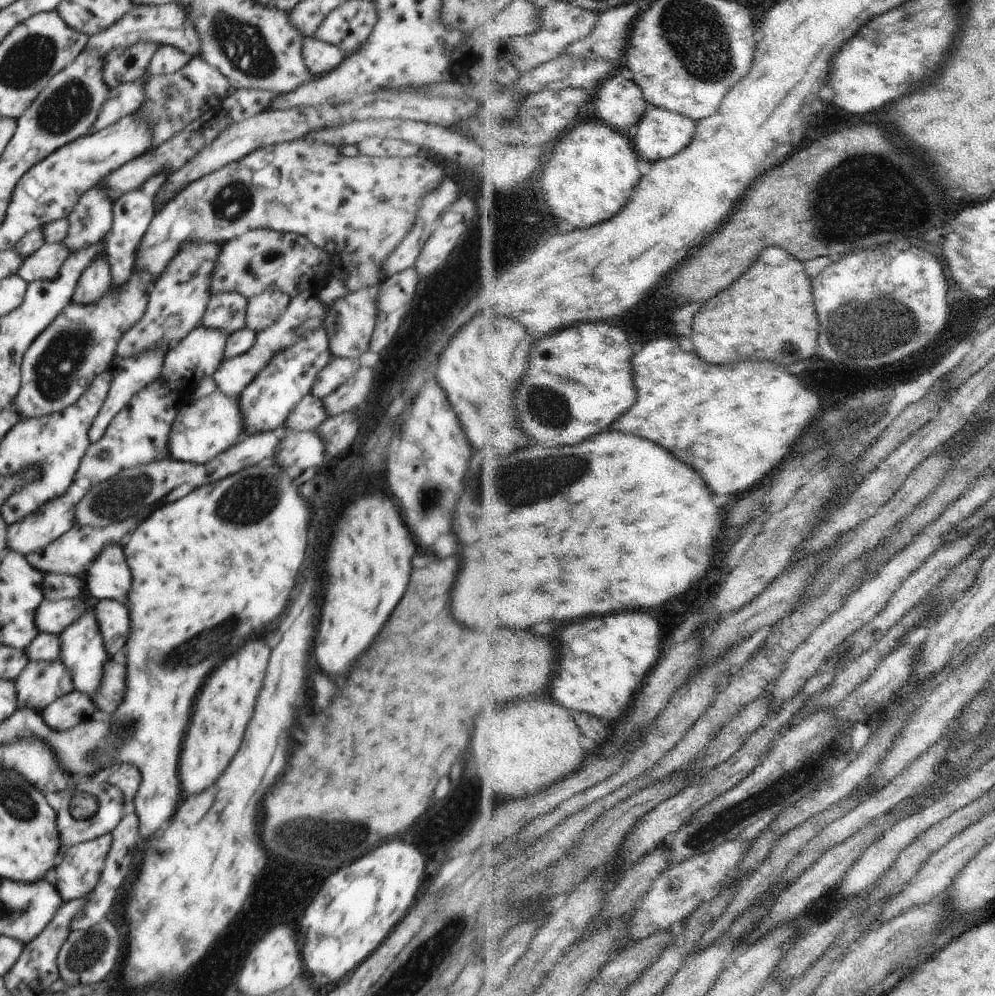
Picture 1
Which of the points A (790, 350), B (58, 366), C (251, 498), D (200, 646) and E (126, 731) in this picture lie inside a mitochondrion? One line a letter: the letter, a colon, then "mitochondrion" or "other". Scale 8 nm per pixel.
A: mitochondrion
B: mitochondrion
C: mitochondrion
D: mitochondrion
E: mitochondrion

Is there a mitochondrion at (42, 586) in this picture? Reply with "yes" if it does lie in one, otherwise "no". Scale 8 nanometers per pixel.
no

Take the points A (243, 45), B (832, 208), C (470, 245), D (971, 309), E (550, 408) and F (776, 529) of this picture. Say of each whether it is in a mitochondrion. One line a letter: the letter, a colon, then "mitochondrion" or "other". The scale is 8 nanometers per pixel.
A: mitochondrion
B: mitochondrion
C: other
D: other
E: mitochondrion
F: mitochondrion

